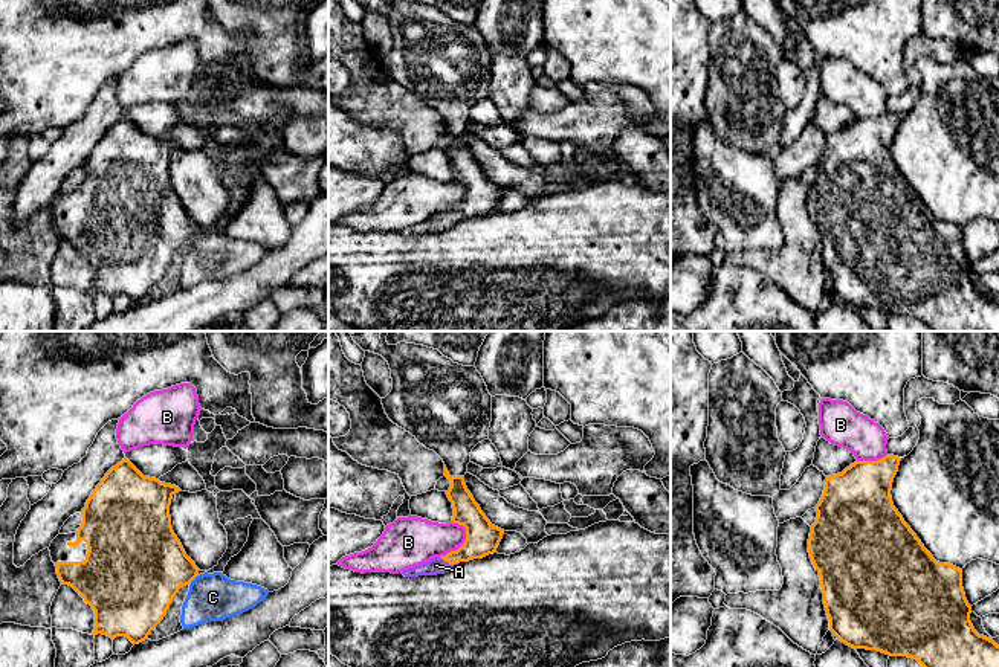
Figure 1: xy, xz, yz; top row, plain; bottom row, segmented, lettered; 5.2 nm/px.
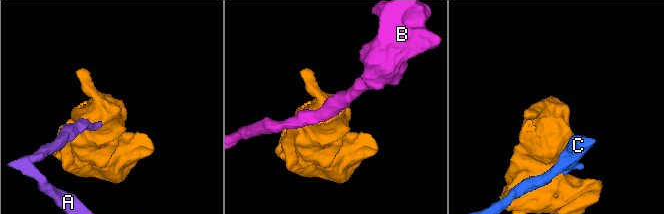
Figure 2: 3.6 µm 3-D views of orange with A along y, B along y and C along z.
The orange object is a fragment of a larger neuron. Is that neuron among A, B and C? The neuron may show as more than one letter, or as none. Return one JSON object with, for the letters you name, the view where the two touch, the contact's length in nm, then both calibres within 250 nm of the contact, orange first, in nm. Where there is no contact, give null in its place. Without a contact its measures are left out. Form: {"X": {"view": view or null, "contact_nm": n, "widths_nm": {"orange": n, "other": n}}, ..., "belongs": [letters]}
{"A": {"view": "xz", "contact_nm": 110, "widths_nm": {"orange": 180, "other": 90}}, "belongs": ["A"]}

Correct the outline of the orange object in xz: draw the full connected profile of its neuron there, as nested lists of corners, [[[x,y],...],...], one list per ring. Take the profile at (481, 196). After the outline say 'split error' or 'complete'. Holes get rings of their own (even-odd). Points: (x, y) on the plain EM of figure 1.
[[[446,124],[445,134],[451,139],[451,145],[446,150],[454,166],[451,180],[466,186],[466,198],[457,209],[451,209],[446,214],[434,215],[423,223],[405,227],[402,230],[405,235],[445,232],[460,220],[483,217],[493,212],[503,197],[504,188],[490,182],[467,148],[464,136],[451,134]]]; split error

